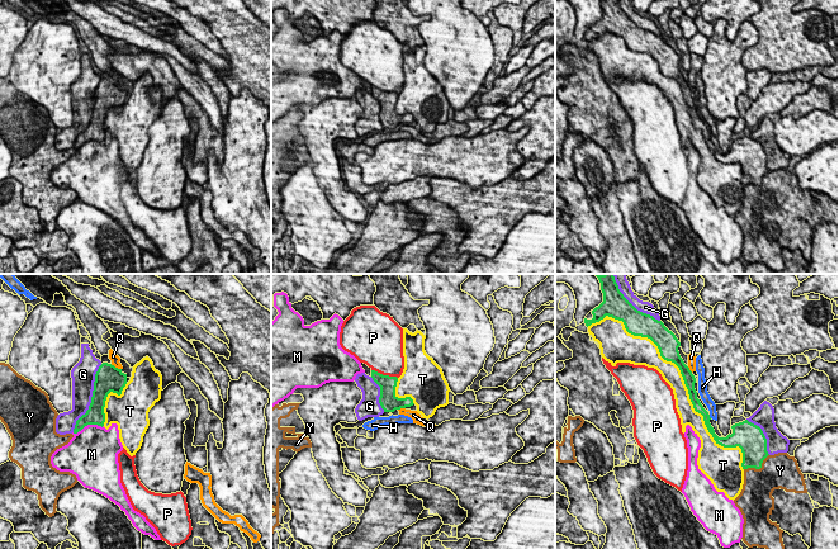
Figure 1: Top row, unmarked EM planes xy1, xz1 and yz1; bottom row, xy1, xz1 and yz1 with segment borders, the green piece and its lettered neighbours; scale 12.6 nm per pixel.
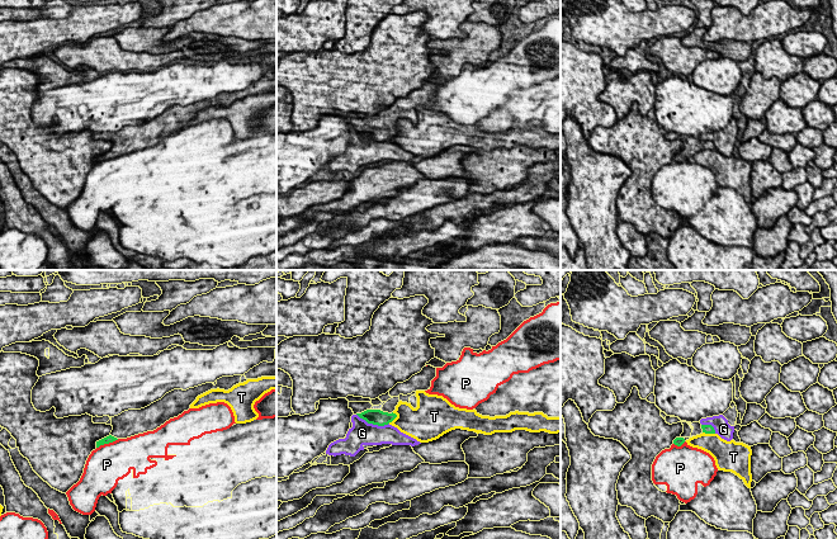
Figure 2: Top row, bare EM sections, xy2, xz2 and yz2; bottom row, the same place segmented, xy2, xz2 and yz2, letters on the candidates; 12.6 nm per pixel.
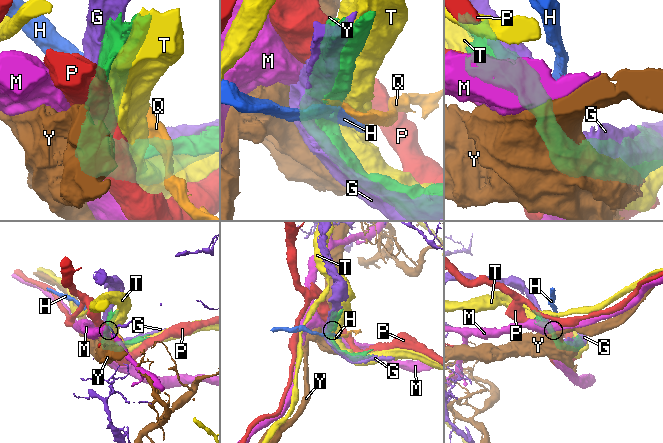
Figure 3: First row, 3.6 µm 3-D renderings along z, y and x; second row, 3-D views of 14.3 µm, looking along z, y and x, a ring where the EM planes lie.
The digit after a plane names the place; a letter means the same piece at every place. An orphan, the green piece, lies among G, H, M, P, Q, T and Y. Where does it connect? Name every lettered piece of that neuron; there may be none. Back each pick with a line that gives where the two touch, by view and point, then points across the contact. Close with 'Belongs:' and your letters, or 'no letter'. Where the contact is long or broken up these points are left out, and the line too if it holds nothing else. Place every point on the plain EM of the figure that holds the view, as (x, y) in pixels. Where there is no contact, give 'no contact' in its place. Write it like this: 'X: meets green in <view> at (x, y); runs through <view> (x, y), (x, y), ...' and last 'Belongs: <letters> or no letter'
Belongs: no letter

